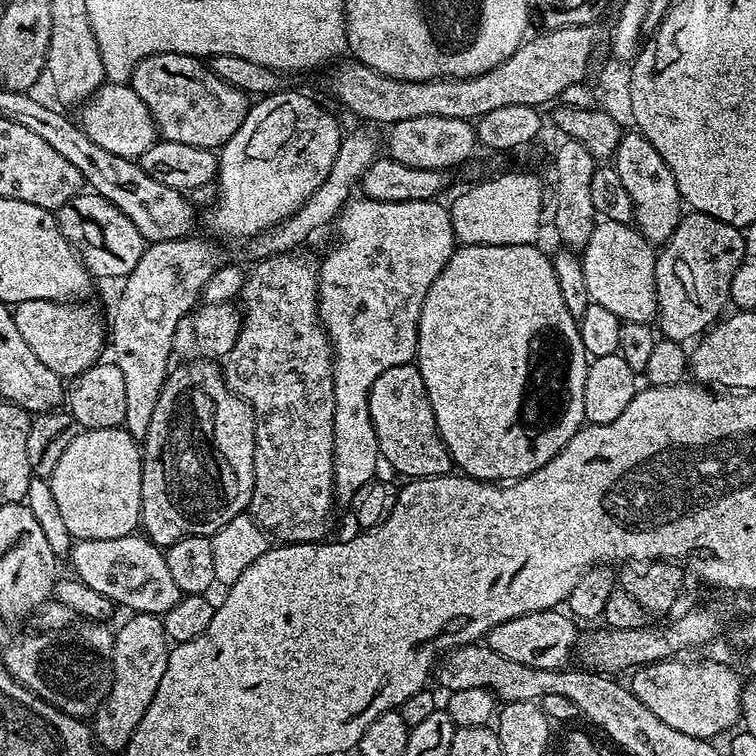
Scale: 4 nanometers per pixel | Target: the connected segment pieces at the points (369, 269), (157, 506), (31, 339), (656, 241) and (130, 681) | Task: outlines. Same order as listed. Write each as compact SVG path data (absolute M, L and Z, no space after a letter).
M367 198L349 199L334 221L337 244L332 253L318 264L318 306L320 322L328 334L334 353L334 497L337 505L351 505L354 494L363 484L371 484L377 475L376 463L381 463L378 438L370 418L368 395L378 374L390 366L410 364L416 358L418 322L422 302L438 274L450 262L458 241L452 229L452 214L440 205L439 199L422 202L378 202Z
M219 363L185 364L185 368L173 367L169 371L158 406L154 406L154 418L150 418L150 430L142 441L140 528L161 550L182 538L215 536L232 519L249 511L254 490L256 415L242 397L228 389Z
M31 300L15 305L14 315L18 334L26 338L26 346L38 354L45 366L54 374L65 378L80 376L101 359L100 351L106 348L106 324L92 308L83 308L80 302L59 300Z
M639 130L631 131L625 131L621 135L616 147L614 167L618 178L622 178L622 186L626 186L626 194L630 194L634 227L643 234L649 245L662 246L668 241L670 234L674 234L682 215L678 182L674 182L670 166L662 162L662 154L658 154L658 150L650 146L650 142Z
M135 613L128 618L114 632L112 689L90 720L90 731L97 745L108 754L120 754L127 748L138 722L142 722L154 698L154 690L158 690L158 682L162 682L162 674L166 674L170 651L169 641L164 634L164 621L159 615Z

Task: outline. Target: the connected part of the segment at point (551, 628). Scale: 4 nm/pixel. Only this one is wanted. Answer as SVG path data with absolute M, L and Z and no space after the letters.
M547 608L541 612L531 612L522 614L513 620L502 622L498 626L490 629L486 637L486 644L503 658L508 658L513 662L520 662L525 666L540 667L542 670L563 669L568 659L573 659L574 649L578 635L578 624L571 615L555 608Z

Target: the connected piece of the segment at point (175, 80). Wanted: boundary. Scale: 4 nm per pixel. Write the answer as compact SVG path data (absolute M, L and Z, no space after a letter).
M163 52L147 56L134 66L132 88L146 102L157 133L170 142L219 150L242 126L250 107L249 97L218 78L203 59Z

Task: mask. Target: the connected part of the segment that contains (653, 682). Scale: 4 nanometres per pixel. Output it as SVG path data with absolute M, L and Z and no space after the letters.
M673 658L671 660L659 660L656 664L645 664L644 667L635 669L631 673L630 687L632 693L650 710L650 714L658 714L666 726L674 726L682 734L690 734L694 738L712 740L723 734L727 728L735 729L740 715L740 690L742 679L732 668L719 664L716 660L696 660L693 664L687 664L687 659Z

